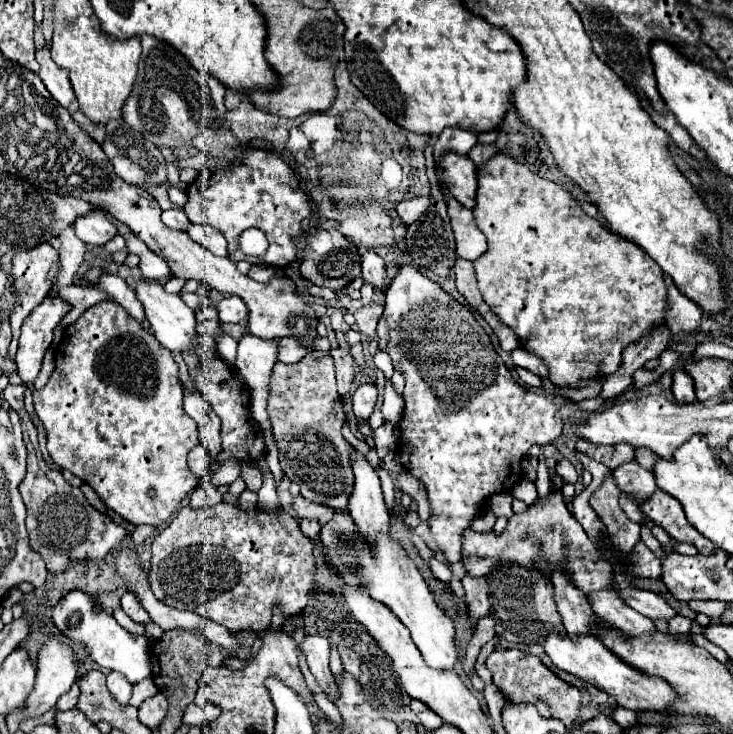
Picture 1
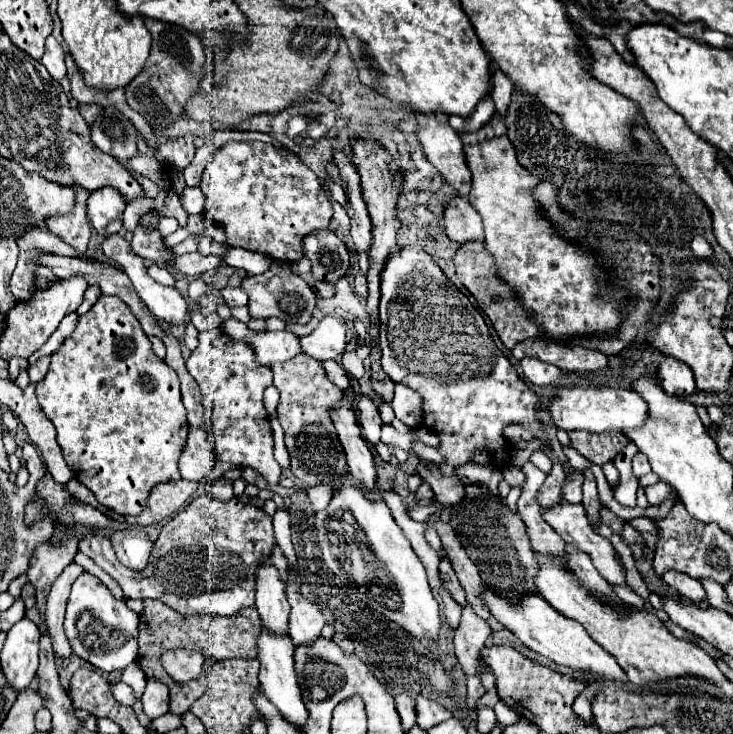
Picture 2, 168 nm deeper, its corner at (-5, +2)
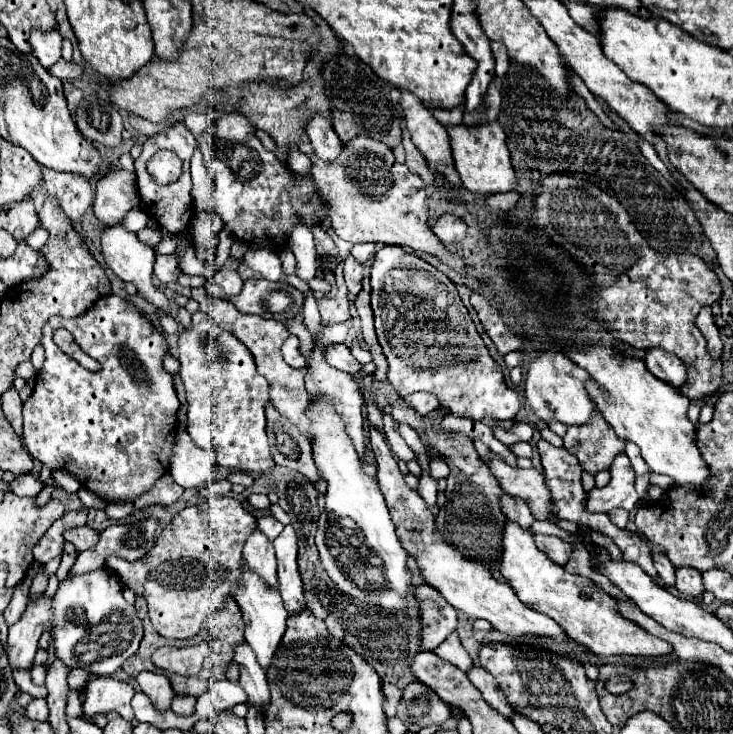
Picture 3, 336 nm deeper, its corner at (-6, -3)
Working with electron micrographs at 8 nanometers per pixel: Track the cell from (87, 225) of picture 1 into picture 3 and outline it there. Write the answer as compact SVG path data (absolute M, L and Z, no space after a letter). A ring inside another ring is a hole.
M125 169L107 171L95 187L93 209L101 227L117 225L123 221L125 213L139 203L139 193L135 185L135 173Z

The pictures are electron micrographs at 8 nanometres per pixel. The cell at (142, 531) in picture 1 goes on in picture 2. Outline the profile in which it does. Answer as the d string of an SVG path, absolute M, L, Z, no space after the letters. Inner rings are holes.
M178 480L178 482L162 482L154 486L154 490L148 496L148 506L140 516L128 516L126 522L132 526L152 526L158 524L172 514L176 514L190 496L198 490L200 482L190 480Z

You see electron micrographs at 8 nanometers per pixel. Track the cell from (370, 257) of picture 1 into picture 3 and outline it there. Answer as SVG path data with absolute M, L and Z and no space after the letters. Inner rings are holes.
M313 115L307 119L305 123L305 131L311 139L313 151L321 157L321 159L337 159L341 153L341 139L337 137L337 133L333 131L331 119L323 117L323 115Z

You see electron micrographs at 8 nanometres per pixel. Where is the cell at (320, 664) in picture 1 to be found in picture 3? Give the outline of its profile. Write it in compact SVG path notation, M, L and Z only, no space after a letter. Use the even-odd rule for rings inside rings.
M290 524L273 541L273 547L277 553L279 593L283 597L285 609L289 613L299 613L305 609L305 595L301 575L297 569L297 535Z

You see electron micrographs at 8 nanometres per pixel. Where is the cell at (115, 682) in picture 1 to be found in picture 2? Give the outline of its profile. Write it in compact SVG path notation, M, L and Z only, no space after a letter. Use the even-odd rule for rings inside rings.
M130 664L128 668L124 668L124 670L122 670L120 680L122 680L122 682L126 682L126 684L130 684L130 686L134 688L136 698L140 698L140 696L142 696L144 686L146 686L146 674L142 674L142 670L138 668L138 664Z

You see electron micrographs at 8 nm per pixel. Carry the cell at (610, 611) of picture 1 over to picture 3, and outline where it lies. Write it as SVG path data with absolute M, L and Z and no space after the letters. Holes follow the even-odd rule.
M533 535L533 539L535 539L535 545L539 547L539 551L543 551L553 563L565 565L567 559L571 557L571 545L565 543L563 539L559 539L559 537L553 537L553 535Z

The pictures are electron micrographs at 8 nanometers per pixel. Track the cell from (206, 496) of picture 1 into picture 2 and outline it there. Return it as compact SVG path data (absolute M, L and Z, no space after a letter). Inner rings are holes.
M216 480L212 486L210 486L210 494L218 500L230 500L234 498L234 492L232 492L232 482L228 480Z

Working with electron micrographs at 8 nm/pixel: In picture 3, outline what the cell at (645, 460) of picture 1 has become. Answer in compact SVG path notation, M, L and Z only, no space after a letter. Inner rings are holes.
M619 453L615 457L615 461L611 463L611 481L603 487L603 489L597 489L593 487L589 493L587 493L587 509L589 511L595 511L595 513L601 513L601 511L609 511L611 507L623 507L623 509L635 509L639 496L635 490L635 471L627 459L625 453Z

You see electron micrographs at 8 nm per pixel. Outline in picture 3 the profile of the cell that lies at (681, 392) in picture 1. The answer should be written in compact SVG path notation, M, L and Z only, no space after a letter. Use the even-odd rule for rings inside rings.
M647 349L645 355L645 367L661 381L673 385L673 387L681 387L685 383L685 365L671 353L663 351L663 349Z

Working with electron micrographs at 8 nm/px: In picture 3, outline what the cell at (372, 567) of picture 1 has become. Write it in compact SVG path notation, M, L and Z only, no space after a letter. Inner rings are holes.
M311 397L307 417L311 421L309 435L313 459L321 479L327 481L327 509L319 515L315 533L315 545L327 575L345 595L363 605L405 609L405 595L411 589L411 577L405 569L407 551L395 535L395 525L377 481L363 473L363 461L351 437L343 431L343 423L331 407L331 399Z

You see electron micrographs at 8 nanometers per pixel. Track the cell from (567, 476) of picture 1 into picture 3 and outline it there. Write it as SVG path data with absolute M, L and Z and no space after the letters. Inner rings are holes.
M429 585L413 587L413 595L419 603L421 619L421 651L433 651L445 641L449 633L455 631L457 611L443 599L439 591Z

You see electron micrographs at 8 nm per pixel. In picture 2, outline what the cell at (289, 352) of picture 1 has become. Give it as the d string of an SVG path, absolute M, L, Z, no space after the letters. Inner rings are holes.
M322 318L320 326L310 336L300 338L300 348L316 360L338 358L346 350L344 322L338 318Z

